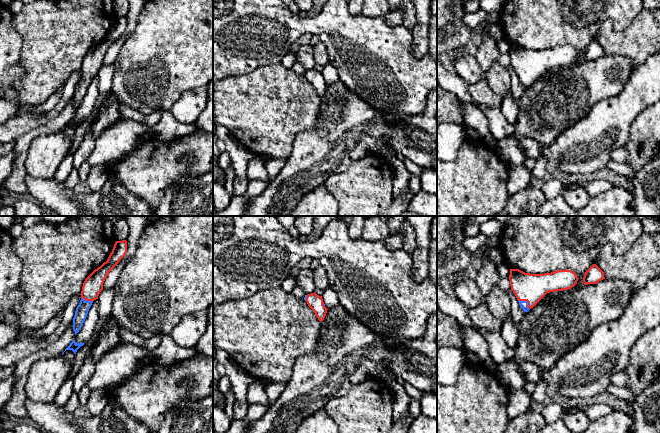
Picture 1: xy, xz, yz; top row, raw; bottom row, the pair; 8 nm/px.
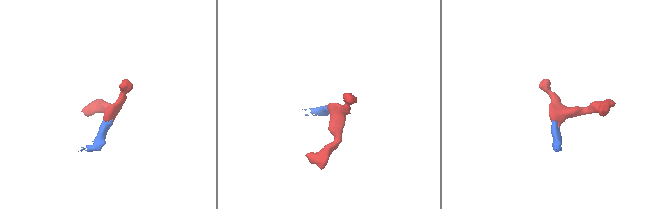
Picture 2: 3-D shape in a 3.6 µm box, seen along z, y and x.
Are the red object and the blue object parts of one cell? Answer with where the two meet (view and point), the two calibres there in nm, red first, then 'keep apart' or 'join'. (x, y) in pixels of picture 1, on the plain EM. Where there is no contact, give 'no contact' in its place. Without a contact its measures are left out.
yz (526, 76) | 220/60 nm | join

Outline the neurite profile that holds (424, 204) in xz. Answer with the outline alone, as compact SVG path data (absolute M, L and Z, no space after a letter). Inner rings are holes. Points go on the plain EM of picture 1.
M419 191L414 194L407 209L419 216L437 216L437 194L430 194Z

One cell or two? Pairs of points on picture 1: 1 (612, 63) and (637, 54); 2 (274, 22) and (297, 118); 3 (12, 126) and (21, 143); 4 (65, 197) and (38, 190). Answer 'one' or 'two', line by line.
1: two
2: two
3: two
4: one

